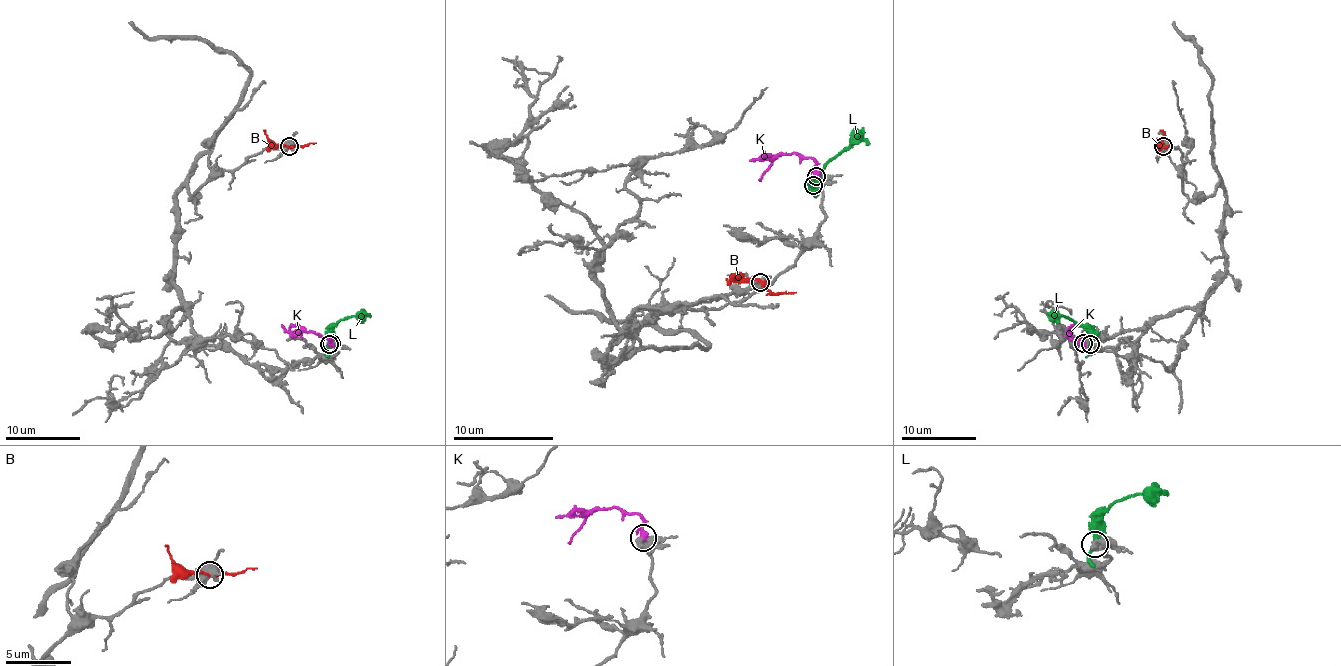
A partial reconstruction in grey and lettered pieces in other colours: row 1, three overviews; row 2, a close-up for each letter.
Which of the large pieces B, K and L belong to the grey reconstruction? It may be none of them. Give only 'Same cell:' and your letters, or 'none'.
Same cell: K

